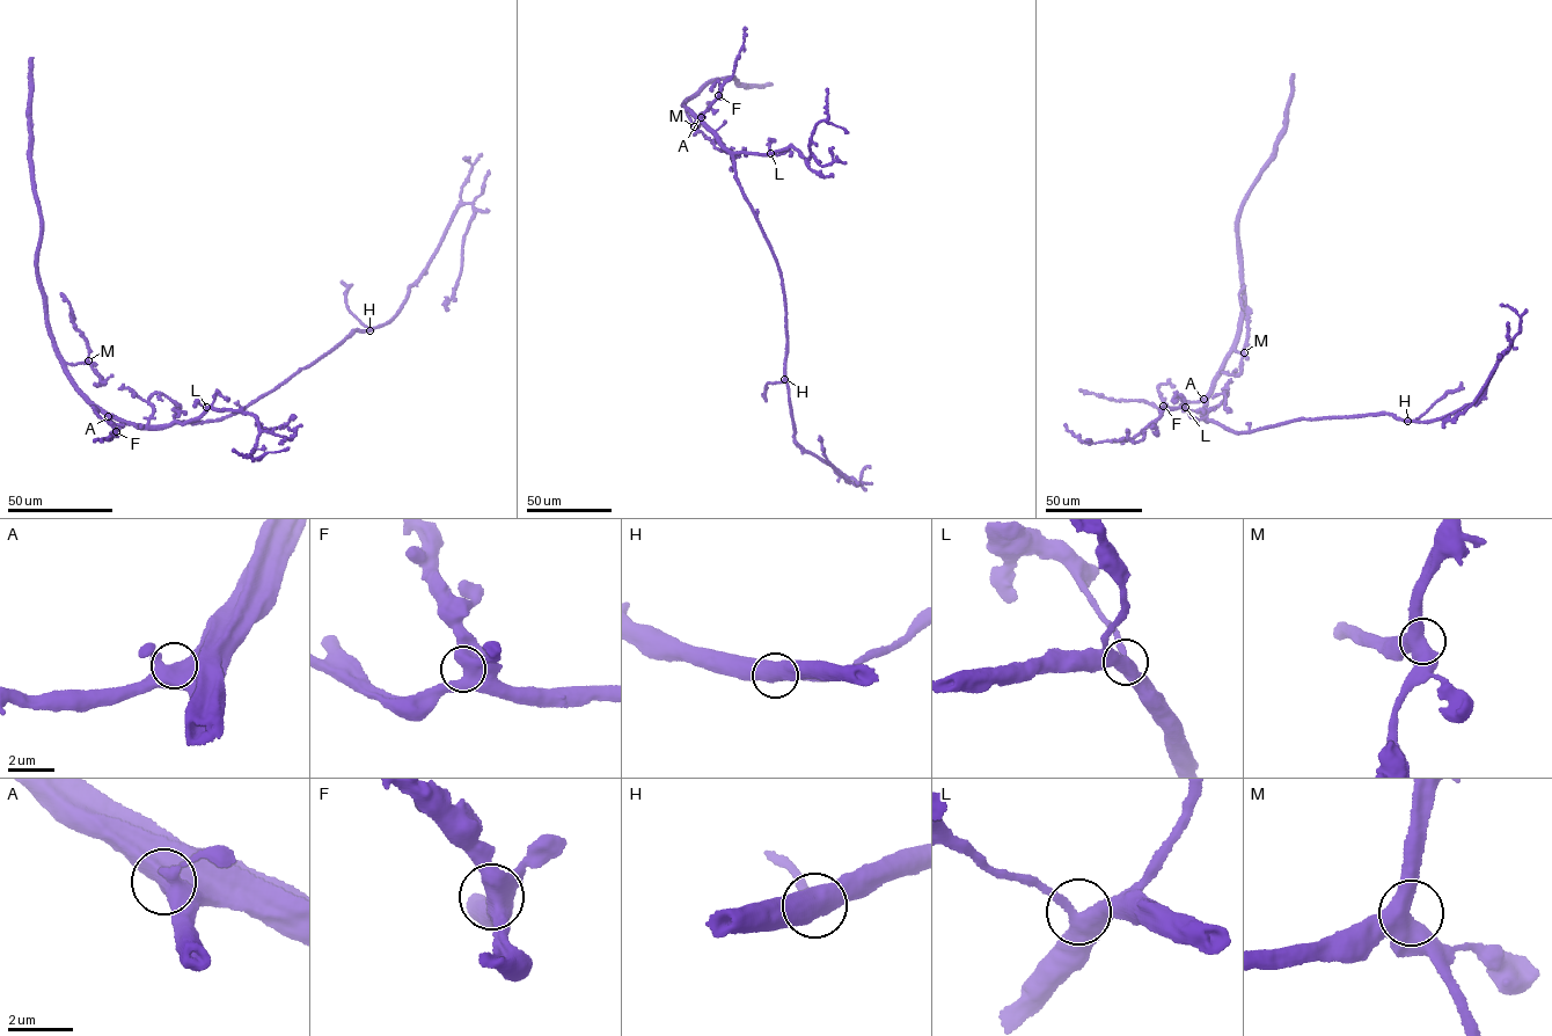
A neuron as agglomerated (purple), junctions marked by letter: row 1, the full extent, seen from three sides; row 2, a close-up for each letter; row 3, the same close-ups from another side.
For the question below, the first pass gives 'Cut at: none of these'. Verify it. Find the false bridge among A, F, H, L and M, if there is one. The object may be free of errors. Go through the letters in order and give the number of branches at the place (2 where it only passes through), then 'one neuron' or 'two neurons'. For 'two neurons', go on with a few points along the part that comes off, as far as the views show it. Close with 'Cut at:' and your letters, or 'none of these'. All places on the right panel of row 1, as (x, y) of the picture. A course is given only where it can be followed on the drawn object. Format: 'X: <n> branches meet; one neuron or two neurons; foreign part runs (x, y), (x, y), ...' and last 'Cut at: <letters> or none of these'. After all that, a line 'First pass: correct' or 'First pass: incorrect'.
A: 3 branches meet; one neuron
F: 3 branches meet; one neuron
H: 3 branches meet; one neuron
L: 3 branches meet; one neuron
M: 3 branches meet; one neuron
Cut at: none of these
First pass: correct

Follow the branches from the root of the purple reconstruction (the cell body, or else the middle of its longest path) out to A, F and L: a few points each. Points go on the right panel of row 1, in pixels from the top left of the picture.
A: (1253, 430), (1236, 432), (1208, 421), (1202, 414), (1207, 408), (1203, 399)
F: (1253, 430), (1236, 432), (1208, 421), (1202, 414), (1207, 408), (1205, 401), (1180, 407), (1163, 406)
L: (1253, 430), (1237, 432), (1206, 418), (1197, 421), (1185, 407)

